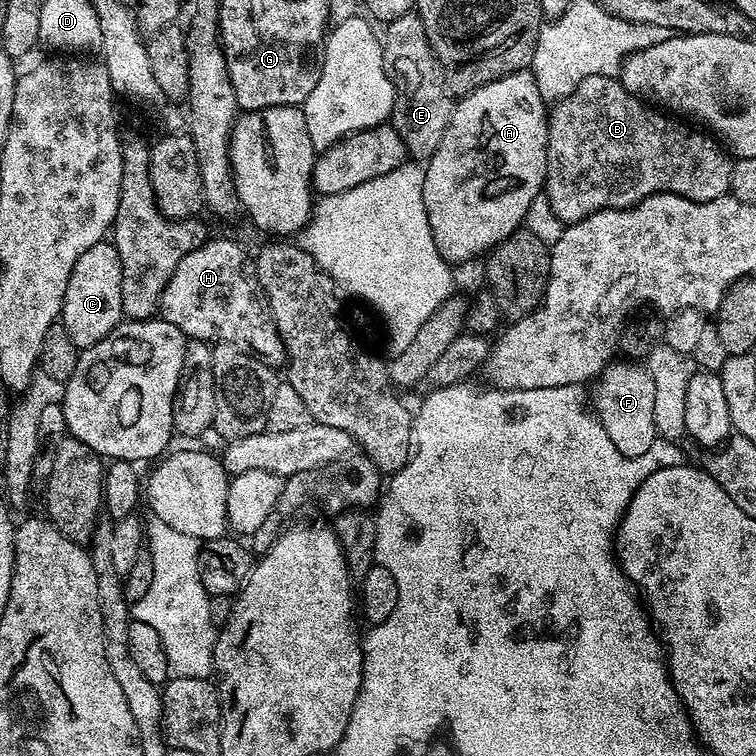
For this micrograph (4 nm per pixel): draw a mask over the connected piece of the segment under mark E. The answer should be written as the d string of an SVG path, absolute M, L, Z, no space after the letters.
M410 11L402 14L402 18L387 21L385 28L388 29L382 32L382 58L392 85L396 87L396 101L390 123L394 130L398 130L398 138L406 142L409 157L416 162L426 162L434 150L438 150L442 134L446 134L454 100L444 82L440 57L434 54L426 38L422 18L415 11Z

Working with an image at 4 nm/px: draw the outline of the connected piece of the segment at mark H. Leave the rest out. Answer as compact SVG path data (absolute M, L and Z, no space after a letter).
M209 238L202 246L190 250L170 274L166 290L160 295L159 319L178 326L188 340L202 340L209 346L227 346L245 352L276 370L285 363L284 343L278 334L260 283L256 280L253 261L240 244L232 240Z

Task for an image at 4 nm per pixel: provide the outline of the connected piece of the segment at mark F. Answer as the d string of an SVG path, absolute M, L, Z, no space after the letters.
M609 363L594 390L594 414L624 457L641 457L658 438L654 426L654 382L647 369L632 364Z

